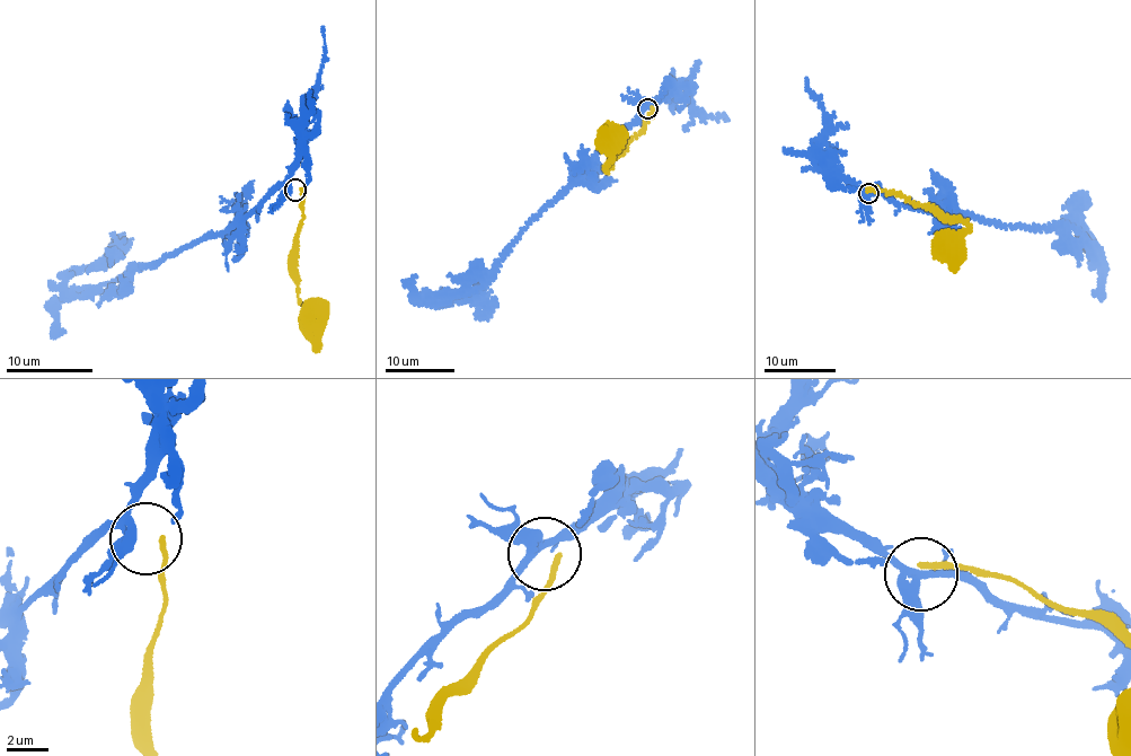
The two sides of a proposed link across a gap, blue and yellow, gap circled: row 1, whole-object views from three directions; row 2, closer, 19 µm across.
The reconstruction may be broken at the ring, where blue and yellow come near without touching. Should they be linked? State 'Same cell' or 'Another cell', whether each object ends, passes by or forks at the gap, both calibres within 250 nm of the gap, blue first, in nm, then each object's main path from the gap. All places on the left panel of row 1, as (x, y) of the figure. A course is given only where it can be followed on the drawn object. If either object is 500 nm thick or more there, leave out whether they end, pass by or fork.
Another cell. At the ring blue forks. At the ring yellow ends. Thickness 380 nm (blue) against 280 nm. Course of blue: (291, 190), (277, 185), (220, 235), (74, 296), (67, 280), (94, 269), (120, 245), (109, 245). Course of yellow: (300, 190), (305, 196), (305, 216), (297, 239), (298, 295), (310, 314)

